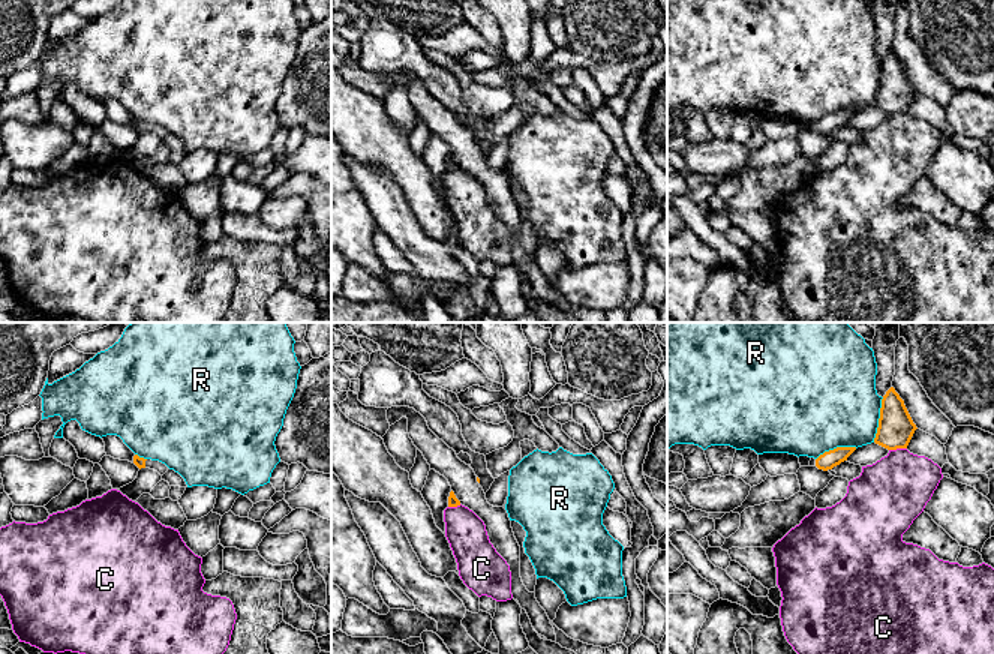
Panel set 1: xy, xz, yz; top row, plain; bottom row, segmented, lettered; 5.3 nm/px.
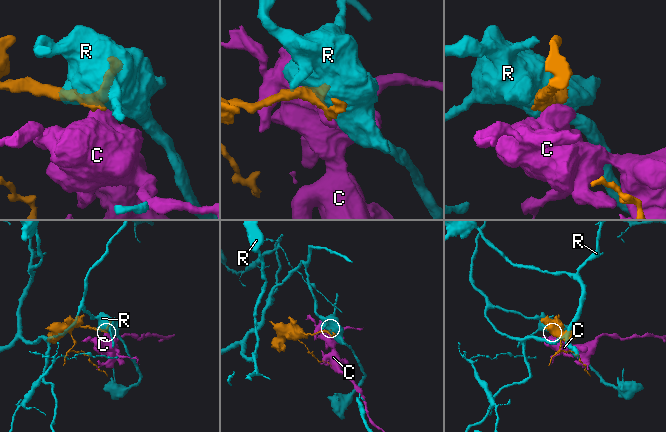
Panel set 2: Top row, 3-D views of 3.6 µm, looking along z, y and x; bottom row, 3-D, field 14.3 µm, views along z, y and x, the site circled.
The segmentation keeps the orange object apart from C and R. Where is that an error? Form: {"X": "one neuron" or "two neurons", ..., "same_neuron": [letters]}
{"C": "two neurons", "R": "two neurons", "same_neuron": []}

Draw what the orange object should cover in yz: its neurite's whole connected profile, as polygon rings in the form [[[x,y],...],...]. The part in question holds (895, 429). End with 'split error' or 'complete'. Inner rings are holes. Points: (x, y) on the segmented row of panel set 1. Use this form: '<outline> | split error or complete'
[[[891,387],[882,399],[874,442],[888,450],[907,448],[916,429],[904,400]]] | complete

